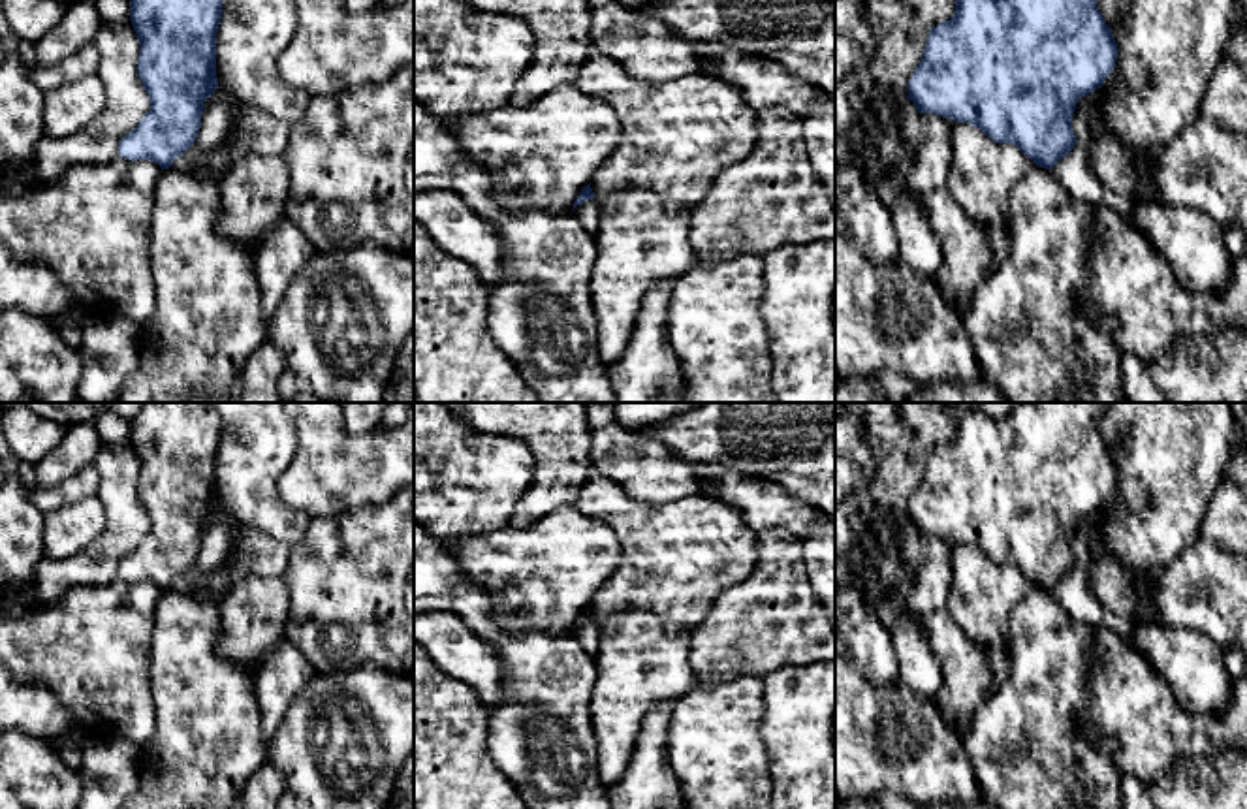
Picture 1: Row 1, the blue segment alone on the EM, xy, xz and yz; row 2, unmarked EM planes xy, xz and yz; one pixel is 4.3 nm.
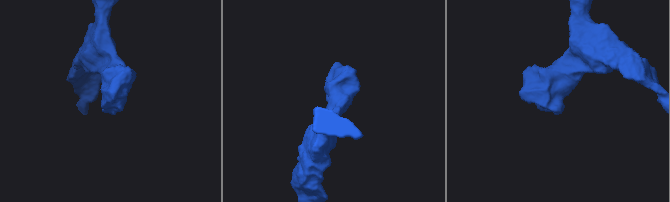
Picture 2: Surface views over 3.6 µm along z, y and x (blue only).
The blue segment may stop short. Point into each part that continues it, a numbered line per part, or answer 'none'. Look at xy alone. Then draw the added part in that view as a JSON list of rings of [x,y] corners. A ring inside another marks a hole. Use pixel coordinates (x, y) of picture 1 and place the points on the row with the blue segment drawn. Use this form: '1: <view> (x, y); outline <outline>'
none

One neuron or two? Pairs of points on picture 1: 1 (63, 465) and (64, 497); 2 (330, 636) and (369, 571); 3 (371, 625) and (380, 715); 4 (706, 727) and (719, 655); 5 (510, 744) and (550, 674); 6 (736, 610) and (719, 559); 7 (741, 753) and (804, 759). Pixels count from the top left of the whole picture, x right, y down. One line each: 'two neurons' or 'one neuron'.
1: two neurons
2: one neuron
3: two neurons
4: two neurons
5: one neuron
6: two neurons
7: two neurons

